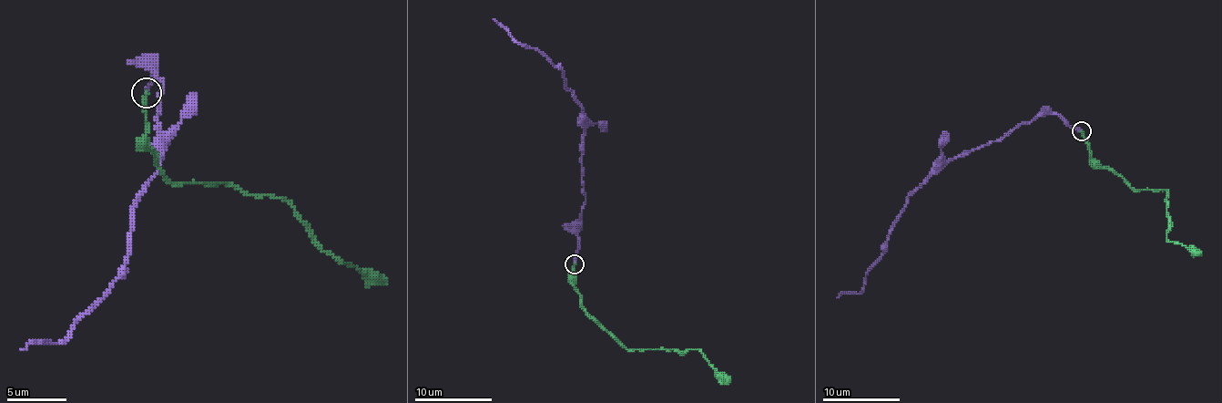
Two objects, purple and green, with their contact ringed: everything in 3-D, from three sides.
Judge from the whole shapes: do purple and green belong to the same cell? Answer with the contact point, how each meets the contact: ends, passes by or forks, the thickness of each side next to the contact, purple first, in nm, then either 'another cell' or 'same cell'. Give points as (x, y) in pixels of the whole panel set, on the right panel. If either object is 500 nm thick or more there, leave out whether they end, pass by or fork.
at (1081, 131); purple ends there; green ends there; 280 nm thick on the purple side, 200 nm on the other; same cell

